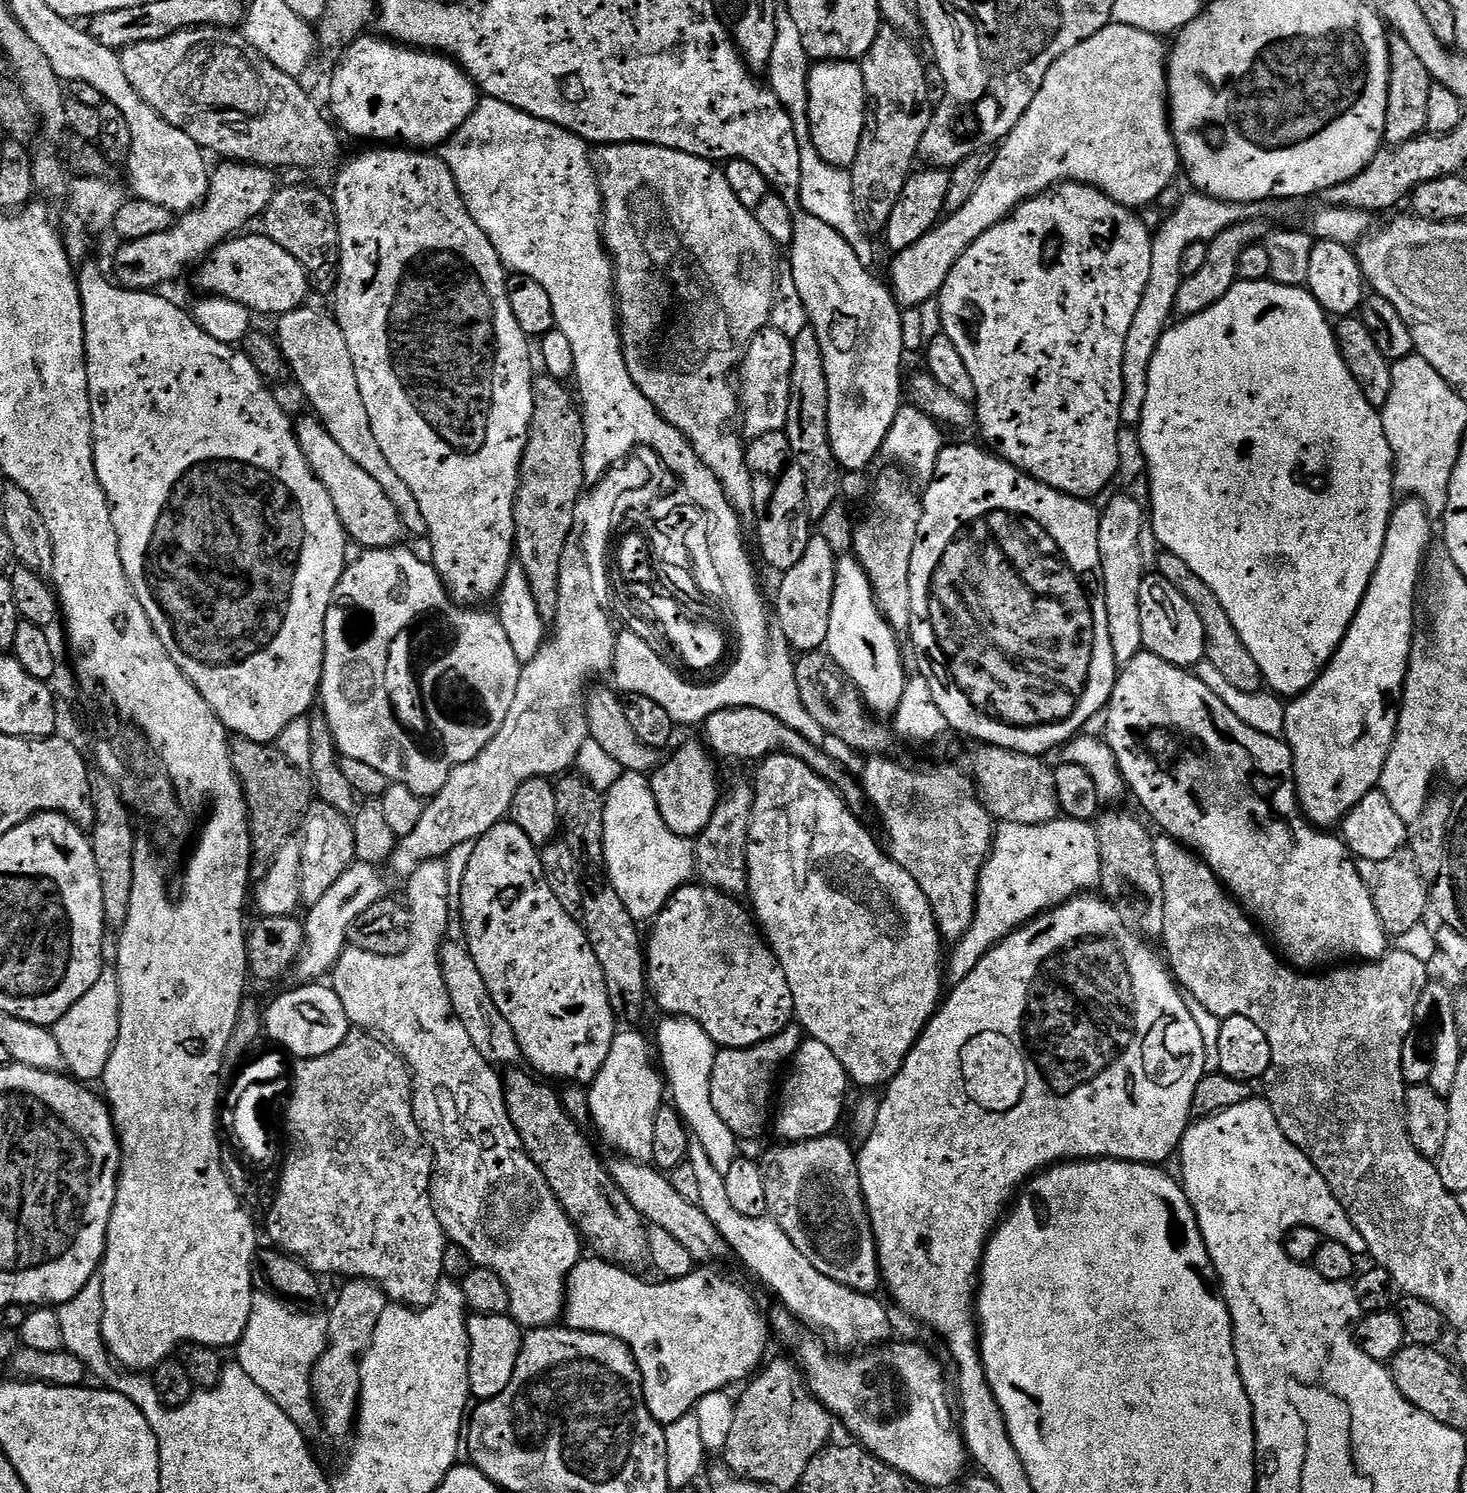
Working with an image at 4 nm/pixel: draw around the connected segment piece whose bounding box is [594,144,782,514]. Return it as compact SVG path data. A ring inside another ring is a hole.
M605 144L595 149L594 167L600 182L600 197L604 200L602 225L604 246L608 250L608 255L612 257L620 341L624 347L624 357L630 370L630 378L634 378L638 390L642 390L642 394L646 394L646 398L658 409L660 417L670 422L670 426L677 428L692 443L696 456L720 479L720 484L724 487L724 495L731 501L732 507L741 514L751 513L756 503L752 489L752 475L748 469L746 444L742 439L741 429L738 427L742 409L733 373L737 371L740 361L744 359L744 351L748 348L748 343L763 328L769 327L772 319L778 273L782 268L779 258L776 257L778 246L772 241L770 234L766 234L766 230L758 226L755 211L742 206L742 202L738 202L734 190L730 190L730 182L726 182L723 167L717 166L713 161L703 160L673 148L659 148L656 144Z

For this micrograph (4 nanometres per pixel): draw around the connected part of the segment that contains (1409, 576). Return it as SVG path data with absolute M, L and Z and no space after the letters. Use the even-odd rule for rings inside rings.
M1404 498L1393 507L1392 517L1388 523L1386 542L1382 550L1382 558L1374 570L1368 592L1364 596L1362 603L1360 603L1359 610L1356 611L1356 617L1353 618L1352 625L1348 627L1348 633L1336 647L1332 661L1326 665L1319 678L1305 692L1301 692L1299 696L1295 697L1285 707L1283 739L1286 741L1288 749L1292 752L1292 765L1296 771L1296 793L1300 795L1300 805L1304 809L1305 815L1308 816L1315 827L1321 830L1335 829L1332 827L1335 824L1337 827L1344 817L1347 816L1348 812L1354 810L1354 806L1358 806L1358 802L1362 802L1362 798L1366 798L1366 794L1377 791L1380 779L1382 778L1382 770L1386 766L1386 758L1390 754L1392 743L1396 737L1396 727L1400 717L1400 700L1404 696L1404 679L1408 673L1408 663L1412 657L1412 645L1418 639L1418 633L1416 633L1416 583L1420 580L1420 574L1422 578L1422 573L1426 568L1426 557L1433 547L1432 527L1434 527L1434 521L1428 516L1427 506L1423 501L1415 498Z

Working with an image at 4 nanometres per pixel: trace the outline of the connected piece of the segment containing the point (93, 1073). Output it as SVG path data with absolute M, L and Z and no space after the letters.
M105 967L100 973L98 982L70 1006L70 1010L54 1025L56 1041L59 1048L62 1049L62 1056L68 1065L71 1075L81 1082L99 1081L106 1070L106 1062L110 1062L110 1054L114 1050L114 1042L118 1038L118 1026L120 1025L120 983L115 967Z

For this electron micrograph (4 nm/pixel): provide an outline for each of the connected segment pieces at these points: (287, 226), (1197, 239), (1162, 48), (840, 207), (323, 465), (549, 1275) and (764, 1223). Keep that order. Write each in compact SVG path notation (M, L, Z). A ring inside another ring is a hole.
M296 184L293 188L281 187L276 197L268 203L262 223L263 235L269 236L286 254L294 254L298 262L313 277L331 277L340 263L340 231L336 221L336 206L332 197L320 188Z
M1193 191L1191 195L1185 195L1181 199L1180 205L1163 221L1161 228L1152 238L1150 282L1142 294L1142 306L1138 306L1138 314L1134 314L1130 334L1126 334L1126 350L1122 354L1124 397L1120 415L1125 425L1139 425L1146 410L1146 386L1150 378L1150 362L1154 358L1154 350L1158 350L1162 334L1169 327L1176 311L1176 299L1182 279L1180 263L1186 246L1210 241L1218 234L1222 234L1222 230L1239 224L1250 216L1249 205L1231 204L1198 191Z
M1115 22L1106 25L1102 30L1098 30L1098 34L1094 34L1094 38L1086 38L1086 42L1078 42L1078 46L1074 46L1074 50L1062 54L1062 58L1058 58L1058 62L1054 62L1054 66L1050 66L1050 70L1042 82L1042 90L1038 90L1038 94L1034 94L1034 102L1030 102L1030 110L1026 110L1026 114L1022 114L1018 126L1014 126L1014 130L1010 130L1008 137L995 149L996 157L990 166L990 171L987 172L986 178L982 178L982 182L978 182L978 190L974 190L970 202L966 202L966 206L962 206L962 210L945 215L935 228L928 231L918 242L914 242L914 246L895 253L891 257L892 280L890 279L890 287L893 296L896 298L896 303L905 309L915 308L925 304L927 300L939 297L940 288L946 282L954 262L958 262L958 258L962 258L962 254L966 254L966 250L974 242L978 242L978 238L982 238L982 234L986 234L986 230L990 230L996 224L1009 219L1013 210L1030 199L1031 196L1038 196L1041 192L1056 187L1057 184L1065 182L1088 184L1092 188L1102 190L1113 200L1133 210L1143 210L1155 205L1159 201L1162 190L1173 187L1175 180L1172 179L1175 178L1176 171L1179 173L1182 168L1180 155L1176 149L1176 140L1172 137L1172 125L1170 123L1170 105L1168 103L1169 55L1169 45L1161 37L1150 34L1146 30L1138 30L1134 26L1126 26Z
M779 9L776 13L773 53L766 69L766 75L768 75L766 84L776 95L778 102L782 102L782 106L794 122L794 130L802 154L800 203L807 212L814 214L814 218L822 218L826 226L834 226L834 230L838 230L838 234L842 234L842 238L850 242L854 254L858 254L858 262L872 266L875 265L876 248L872 245L873 237L865 228L861 213L856 207L851 171L826 162L822 154L814 150L814 142L808 125L808 75L811 72L811 65L812 59L806 54L802 34L799 33L794 18L790 17L787 9Z
M308 414L308 417L295 421L294 427L312 474L319 478L322 486L326 486L326 494L330 494L330 502L334 502L336 513L349 537L365 550L397 547L401 543L400 535L405 535L406 529L398 510L394 510L394 502L390 502L390 498L383 493L382 486L366 474L366 470L356 467L354 458L350 458L342 446L334 442L317 417Z
M443 859L428 860L422 866L418 866L416 873L411 876L410 884L416 891L416 908L414 907L414 935L412 937L412 945L405 952L397 956L379 956L378 954L370 954L364 952L361 948L345 947L340 954L340 961L336 963L336 967L330 973L330 987L338 994L338 998L342 1002L342 1006L346 1010L349 1021L357 1029L375 1030L391 1047L395 1048L401 1056L404 1057L404 1063L408 1065L415 1083L424 1091L424 1112L422 1108L422 1127L426 1133L427 1139L430 1141L430 1147L434 1153L434 1171L432 1174L432 1205L436 1207L438 1214L438 1222L444 1227L445 1237L451 1243L462 1246L462 1250L466 1250L466 1254L470 1254L473 1265L490 1268L495 1272L499 1272L504 1282L504 1288L508 1291L508 1302L510 1305L510 1315L517 1324L525 1329L547 1328L555 1325L556 1320L565 1315L566 1312L566 1293L568 1291L568 1276L574 1270L574 1266L579 1264L582 1259L580 1253L580 1244L582 1248L582 1237L576 1231L576 1225L566 1214L564 1207L558 1202L558 1198L554 1194L554 1190L550 1186L550 1182L542 1174L542 1170L538 1168L530 1157L526 1154L526 1150L522 1146L522 1142L518 1138L518 1130L514 1126L514 1122L508 1113L508 1106L504 1101L504 1086L502 1076L493 1065L489 1064L486 1058L482 1058L482 1054L478 1054L478 1050L474 1046L474 1042L470 1042L470 1034L466 1034L466 1026L462 1026L462 1022L456 1017L456 1011L450 1000L446 982L444 981L444 970L440 965L440 950L445 943L444 935L448 932L448 919L454 916L454 876L448 873L448 868L444 865Z
M695 1136L689 1139L687 1161L694 1166L701 1184L700 1208L722 1234L725 1245L731 1251L733 1249L776 1292L787 1311L801 1323L806 1322L808 1324L805 1325L813 1329L832 1334L842 1350L860 1350L865 1346L880 1346L887 1341L884 1339L891 1334L892 1324L888 1321L887 1310L875 1300L877 1297L866 1292L855 1292L853 1288L842 1286L822 1274L771 1217L747 1218L746 1214L739 1213L727 1193L724 1173L710 1162L706 1148Z

